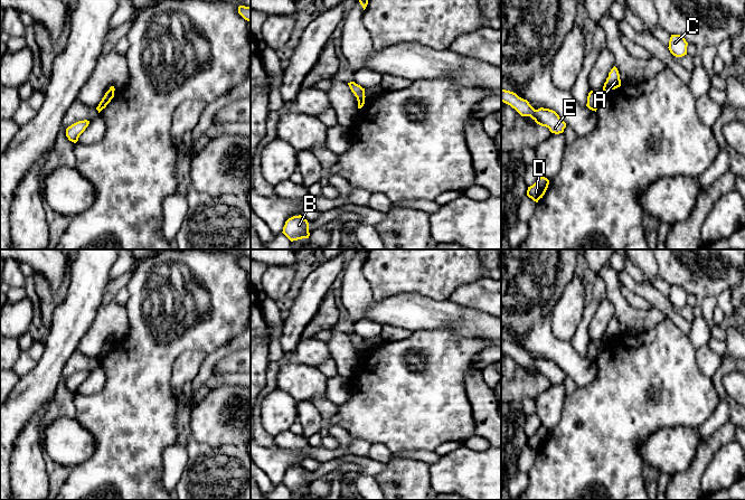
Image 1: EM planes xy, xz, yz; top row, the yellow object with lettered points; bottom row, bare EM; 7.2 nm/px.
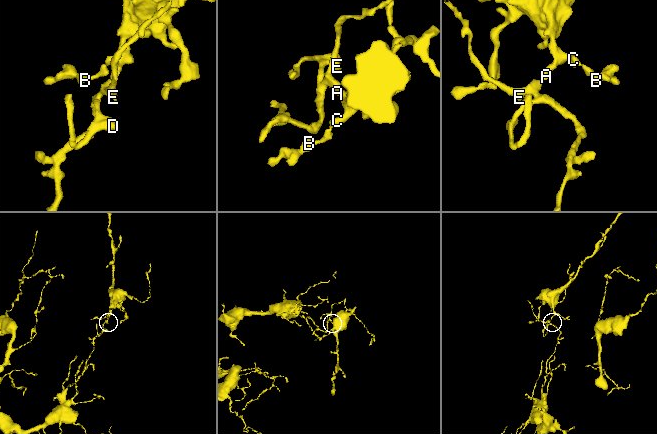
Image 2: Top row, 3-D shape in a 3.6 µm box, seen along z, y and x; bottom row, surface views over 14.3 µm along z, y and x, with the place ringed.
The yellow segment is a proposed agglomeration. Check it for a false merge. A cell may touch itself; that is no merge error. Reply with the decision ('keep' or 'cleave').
cleave

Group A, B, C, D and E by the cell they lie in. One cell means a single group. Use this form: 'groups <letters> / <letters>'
groups A B C / D E

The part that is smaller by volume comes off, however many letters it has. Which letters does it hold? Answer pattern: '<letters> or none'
A, B, C

